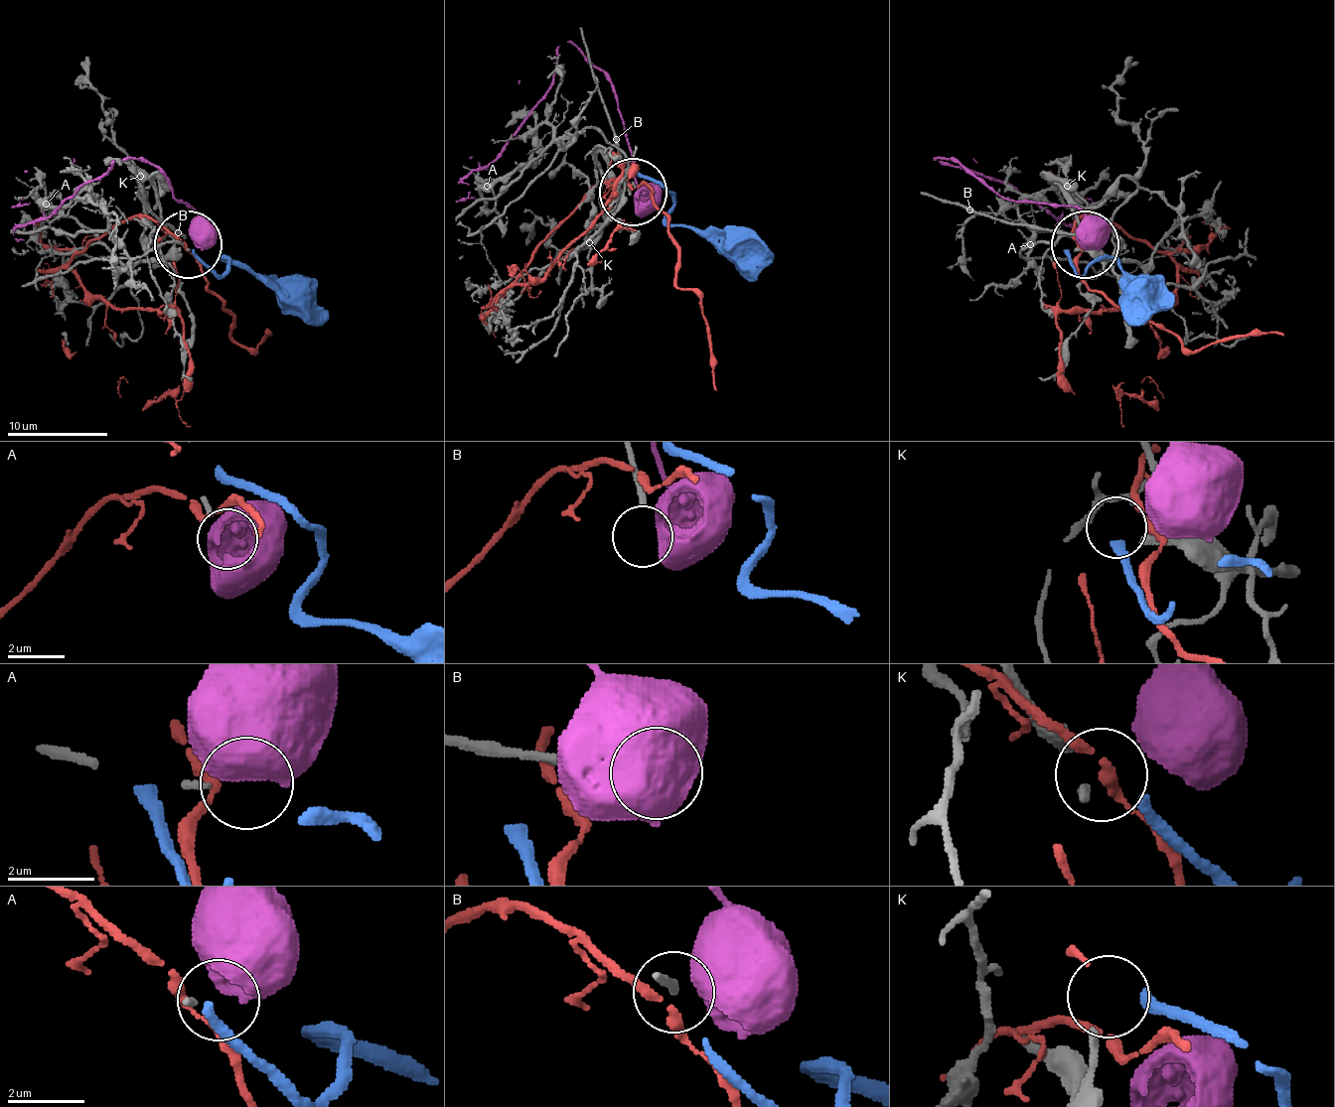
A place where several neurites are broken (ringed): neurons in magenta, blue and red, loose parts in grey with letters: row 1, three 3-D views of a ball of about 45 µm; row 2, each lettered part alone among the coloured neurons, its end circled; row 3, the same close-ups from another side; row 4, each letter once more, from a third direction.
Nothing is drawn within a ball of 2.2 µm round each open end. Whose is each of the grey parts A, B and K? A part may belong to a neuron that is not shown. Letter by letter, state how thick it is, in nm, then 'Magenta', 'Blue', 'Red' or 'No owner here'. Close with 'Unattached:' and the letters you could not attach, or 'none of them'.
A: Thickness 130 nm. No owner here
B: Thickness 240 nm. No owner here
K: Thickness 260 nm. Blue
Unattached: A, B

